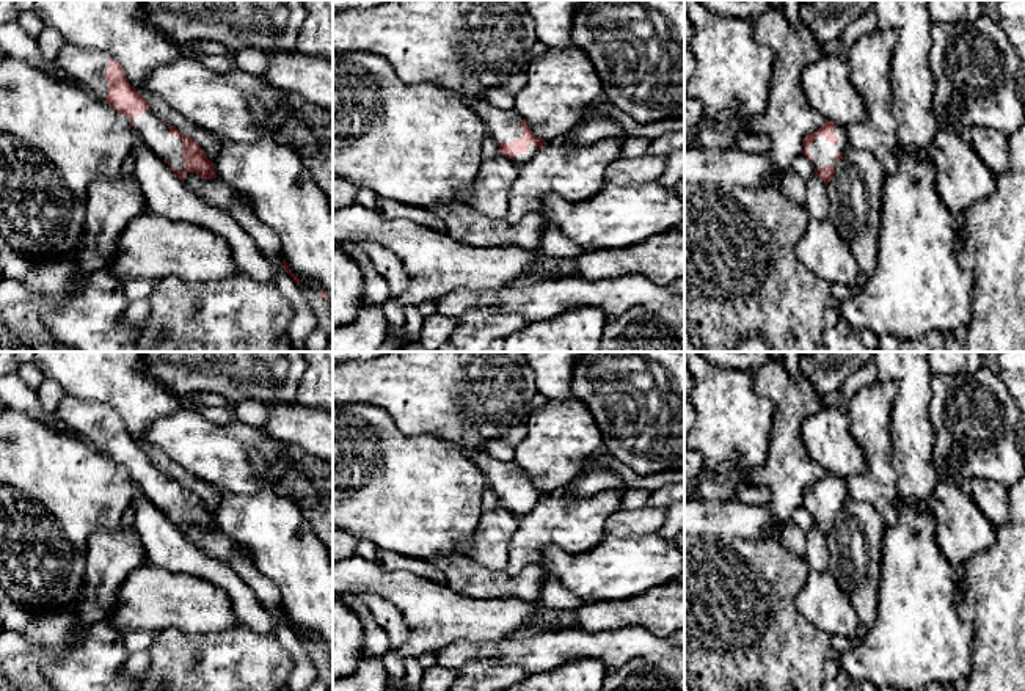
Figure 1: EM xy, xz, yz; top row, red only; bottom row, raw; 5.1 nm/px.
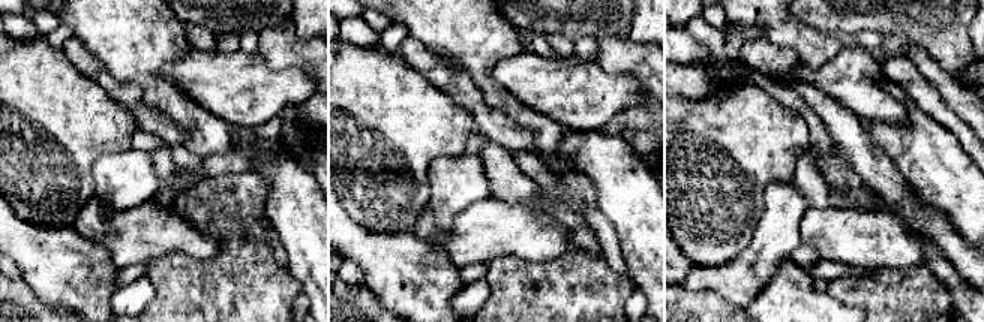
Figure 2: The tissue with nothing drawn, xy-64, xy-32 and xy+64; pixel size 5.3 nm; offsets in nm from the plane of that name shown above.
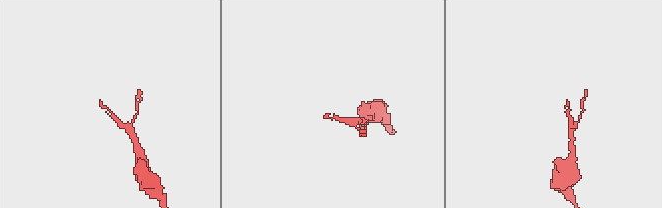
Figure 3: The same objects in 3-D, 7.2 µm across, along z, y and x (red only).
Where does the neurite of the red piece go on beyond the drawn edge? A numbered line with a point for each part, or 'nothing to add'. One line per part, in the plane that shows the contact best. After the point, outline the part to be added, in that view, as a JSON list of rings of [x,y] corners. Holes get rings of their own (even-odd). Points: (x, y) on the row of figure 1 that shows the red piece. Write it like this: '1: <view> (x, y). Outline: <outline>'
1: xy (156, 134). Outline: [[[144,110],[140,116],[133,116],[132,122],[135,133],[151,151],[166,159],[170,168],[185,171],[182,140],[177,135],[171,135],[166,124],[159,121],[151,110]]]

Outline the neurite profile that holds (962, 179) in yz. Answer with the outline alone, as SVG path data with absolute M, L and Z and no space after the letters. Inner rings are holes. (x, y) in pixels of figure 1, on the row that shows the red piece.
M937 129L928 157L936 166L937 193L951 214L964 214L995 193L995 176L958 132Z

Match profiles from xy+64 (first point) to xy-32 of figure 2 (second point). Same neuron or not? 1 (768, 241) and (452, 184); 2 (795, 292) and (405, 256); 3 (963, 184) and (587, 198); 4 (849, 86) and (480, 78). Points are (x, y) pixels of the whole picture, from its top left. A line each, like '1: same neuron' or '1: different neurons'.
1: same neuron
2: same neuron
3: different neurons
4: different neurons

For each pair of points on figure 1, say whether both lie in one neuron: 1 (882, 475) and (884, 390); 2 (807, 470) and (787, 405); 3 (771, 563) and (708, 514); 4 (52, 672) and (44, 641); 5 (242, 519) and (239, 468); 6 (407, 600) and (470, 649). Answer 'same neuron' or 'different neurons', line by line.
1: same neuron
2: same neuron
3: different neurons
4: same neuron
5: different neurons
6: different neurons

